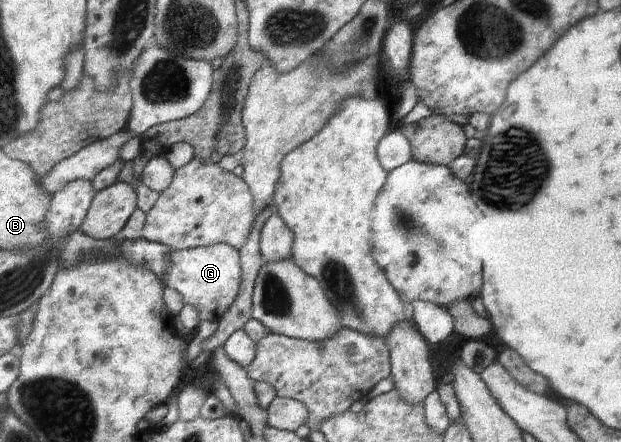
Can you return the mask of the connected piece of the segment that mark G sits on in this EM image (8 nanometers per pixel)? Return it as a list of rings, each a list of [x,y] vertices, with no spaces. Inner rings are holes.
[[[223,242],[212,246],[201,246],[171,252],[171,268],[163,276],[162,282],[176,290],[183,300],[197,310],[200,321],[219,322],[223,314],[235,300],[241,285],[241,266],[239,252]]]

